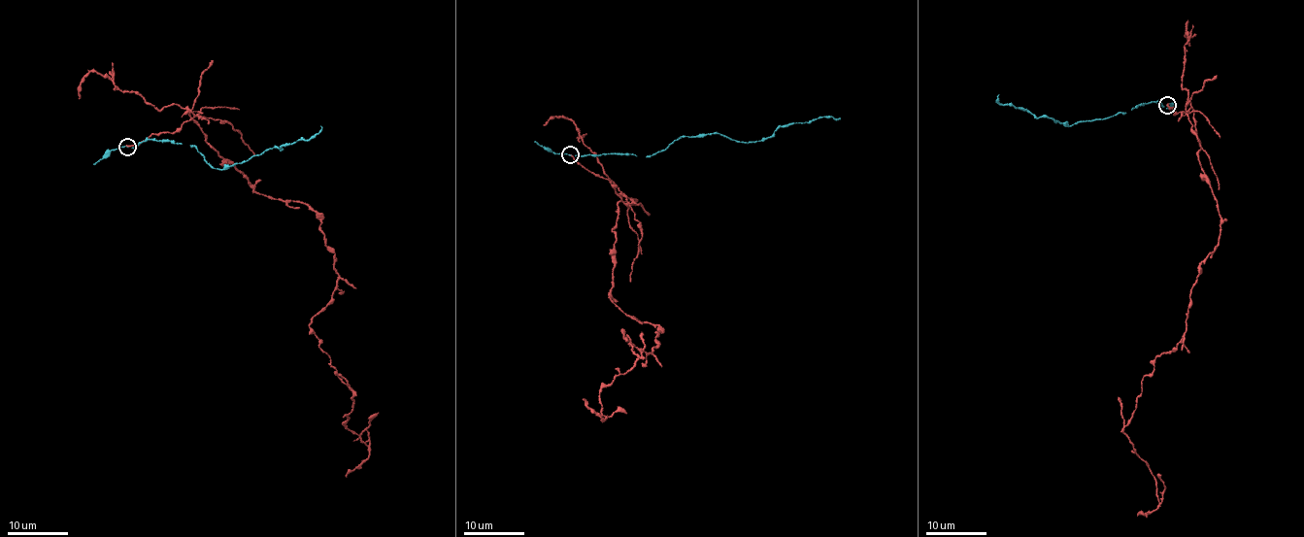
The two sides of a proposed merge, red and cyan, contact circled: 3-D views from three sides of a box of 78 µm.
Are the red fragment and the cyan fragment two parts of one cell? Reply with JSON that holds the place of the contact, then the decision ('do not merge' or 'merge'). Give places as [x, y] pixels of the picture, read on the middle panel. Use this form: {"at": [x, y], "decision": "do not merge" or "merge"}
{"at": [570, 154], "decision": "do not merge"}

